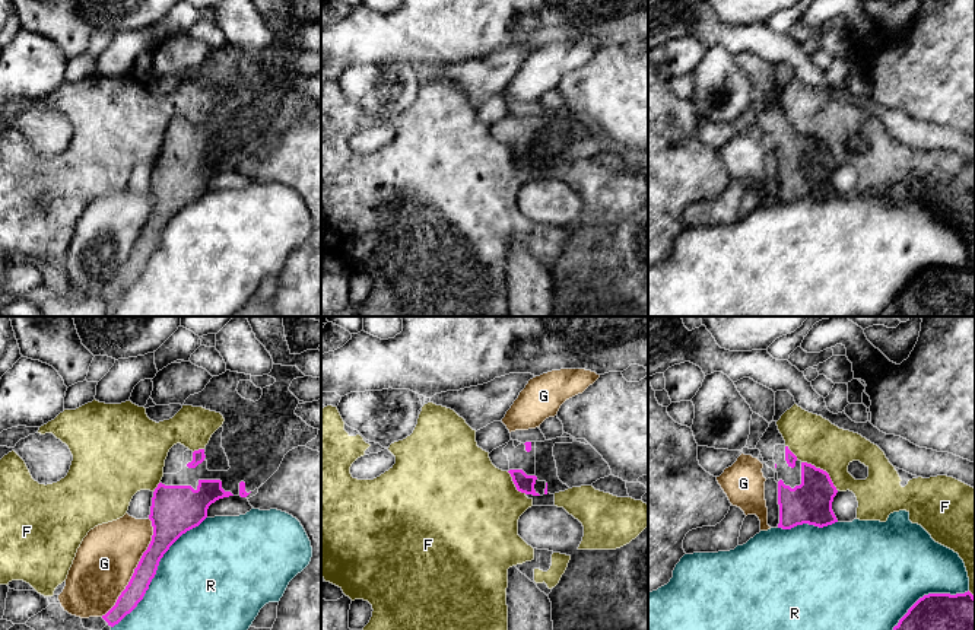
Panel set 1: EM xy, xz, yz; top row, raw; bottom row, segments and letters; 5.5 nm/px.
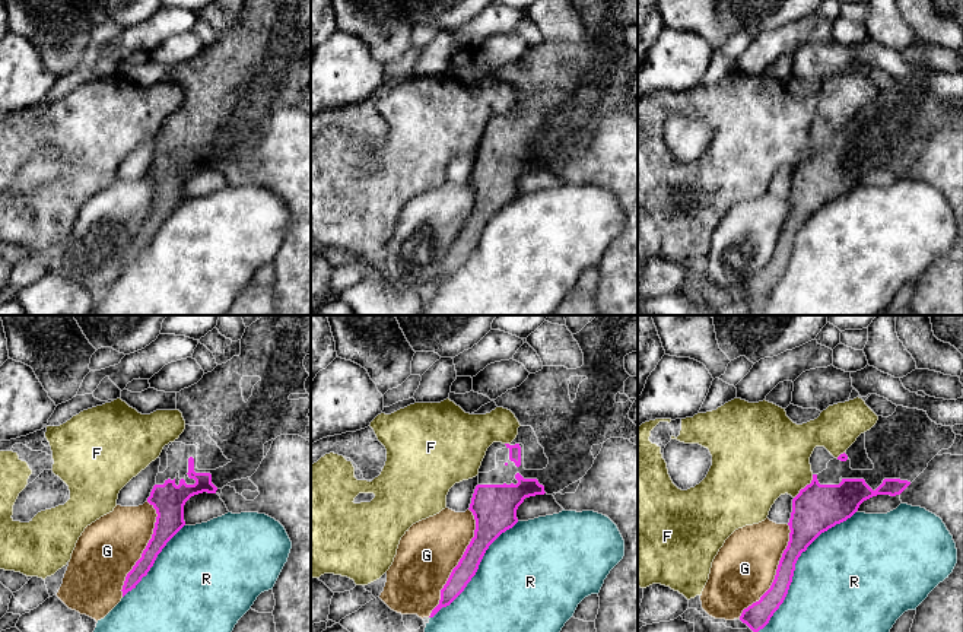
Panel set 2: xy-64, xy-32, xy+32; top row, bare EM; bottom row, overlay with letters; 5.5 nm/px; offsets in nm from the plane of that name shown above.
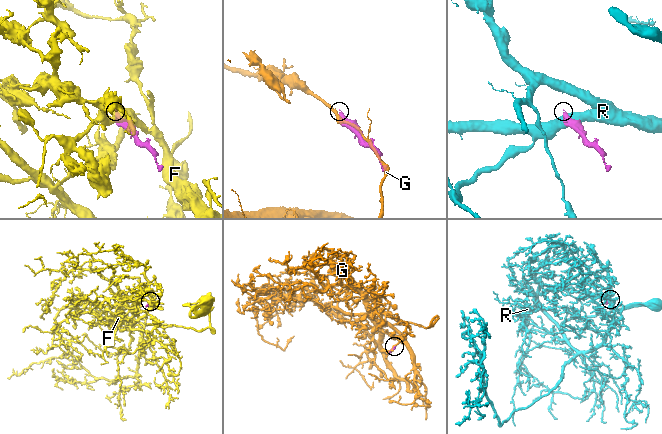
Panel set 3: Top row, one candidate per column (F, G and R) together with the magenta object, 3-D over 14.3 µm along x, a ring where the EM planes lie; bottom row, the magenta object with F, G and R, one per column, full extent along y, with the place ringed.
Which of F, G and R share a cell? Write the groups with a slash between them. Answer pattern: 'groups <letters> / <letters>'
groups F / G / R

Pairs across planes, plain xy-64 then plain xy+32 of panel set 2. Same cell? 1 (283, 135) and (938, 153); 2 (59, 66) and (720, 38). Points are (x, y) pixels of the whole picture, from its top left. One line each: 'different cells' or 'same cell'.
1: same cell
2: same cell

